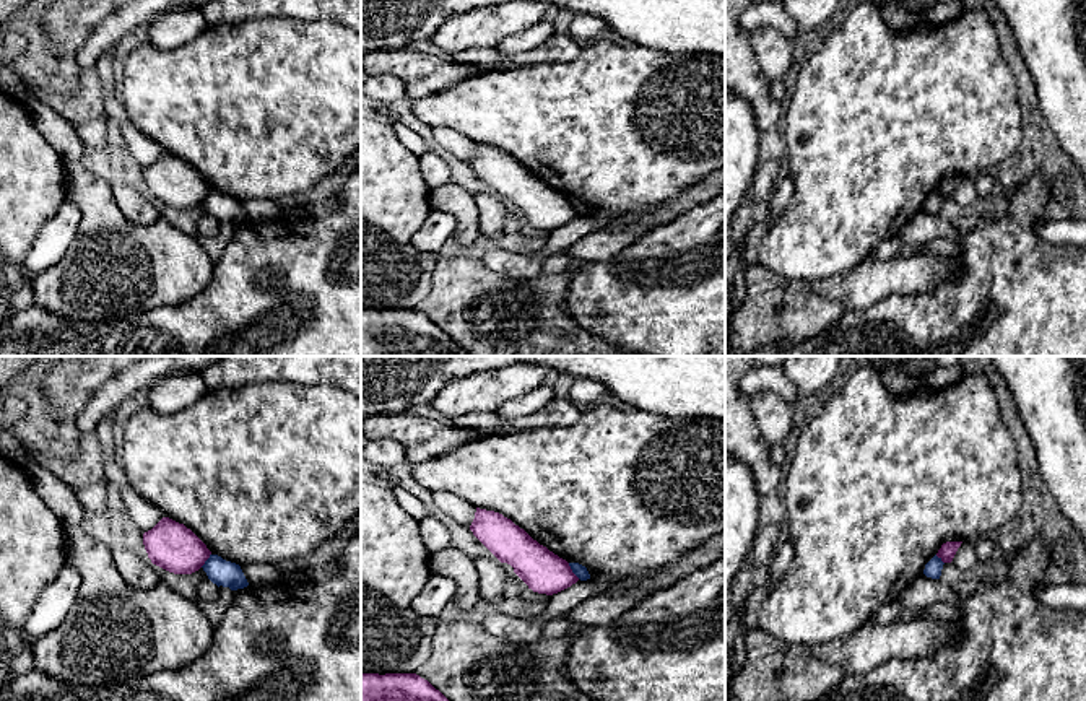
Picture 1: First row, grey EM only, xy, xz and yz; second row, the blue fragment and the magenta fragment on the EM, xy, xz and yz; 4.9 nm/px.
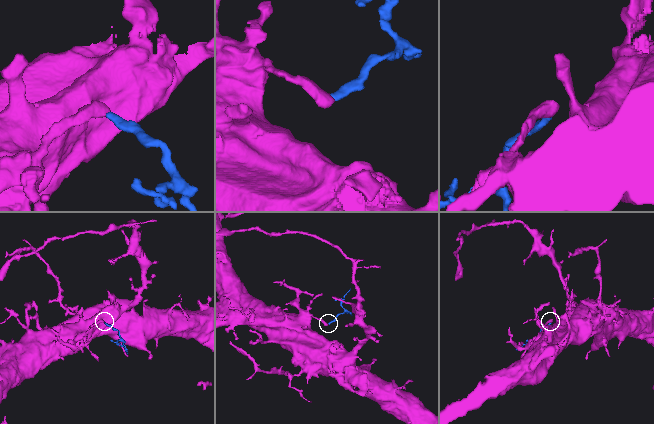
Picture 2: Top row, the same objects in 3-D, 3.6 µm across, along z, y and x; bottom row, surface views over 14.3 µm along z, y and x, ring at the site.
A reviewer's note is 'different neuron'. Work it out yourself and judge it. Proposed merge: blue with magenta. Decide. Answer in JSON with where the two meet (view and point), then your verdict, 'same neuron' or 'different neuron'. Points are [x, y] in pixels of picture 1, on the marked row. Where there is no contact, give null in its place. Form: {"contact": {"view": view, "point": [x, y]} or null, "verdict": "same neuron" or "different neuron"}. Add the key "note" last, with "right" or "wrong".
{"contact": {"view": "xz", "point": [573, 571]}, "verdict": "different neuron", "note": "right"}

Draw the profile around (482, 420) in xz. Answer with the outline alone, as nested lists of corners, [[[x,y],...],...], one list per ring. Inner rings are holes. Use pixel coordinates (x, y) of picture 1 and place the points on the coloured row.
[[[476,411],[457,416],[450,425],[457,428],[471,428],[473,431],[481,431],[497,426],[504,418],[499,413]]]

